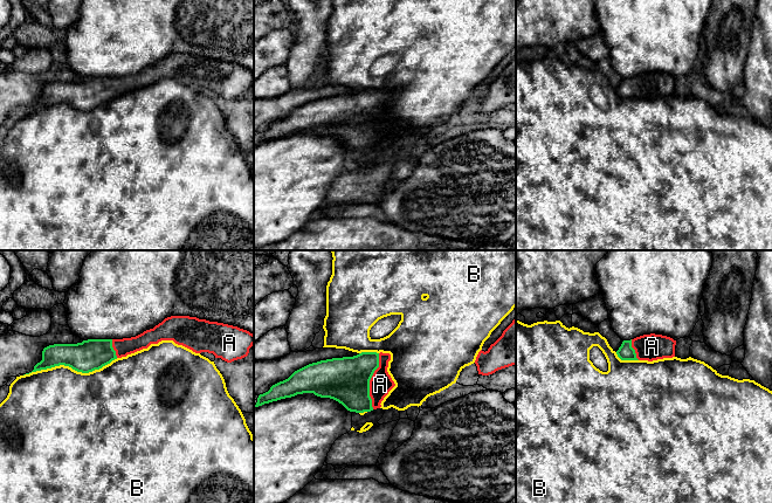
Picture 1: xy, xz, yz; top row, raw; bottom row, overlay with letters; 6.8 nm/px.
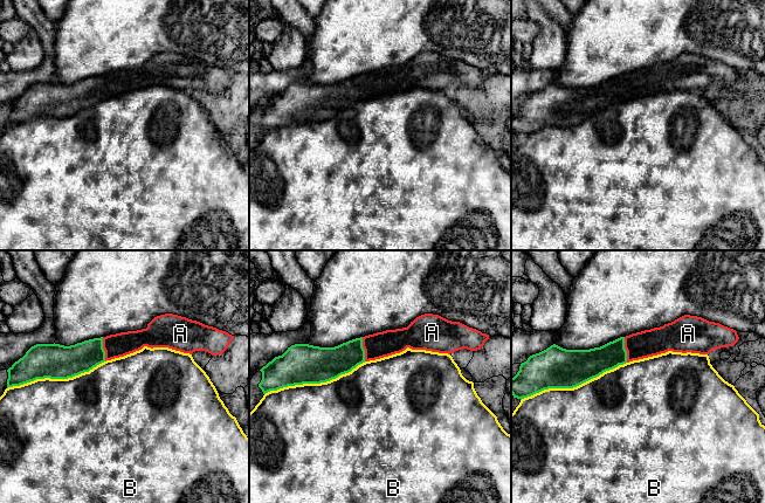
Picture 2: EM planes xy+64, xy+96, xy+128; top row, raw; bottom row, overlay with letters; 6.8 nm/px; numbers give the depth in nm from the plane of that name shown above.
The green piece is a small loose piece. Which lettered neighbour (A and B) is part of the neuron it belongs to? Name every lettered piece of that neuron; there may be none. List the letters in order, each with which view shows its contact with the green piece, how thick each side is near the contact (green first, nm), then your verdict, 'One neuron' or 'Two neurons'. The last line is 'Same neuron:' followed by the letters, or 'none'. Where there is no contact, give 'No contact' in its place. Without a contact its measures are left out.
A: Touches green in xz. Thickness 320 nm (green) against 160 nm. One neuron
B: Touches green in xy. Thickness 220 nm (green) against 480 nm. Two neurons
Same neuron: A

